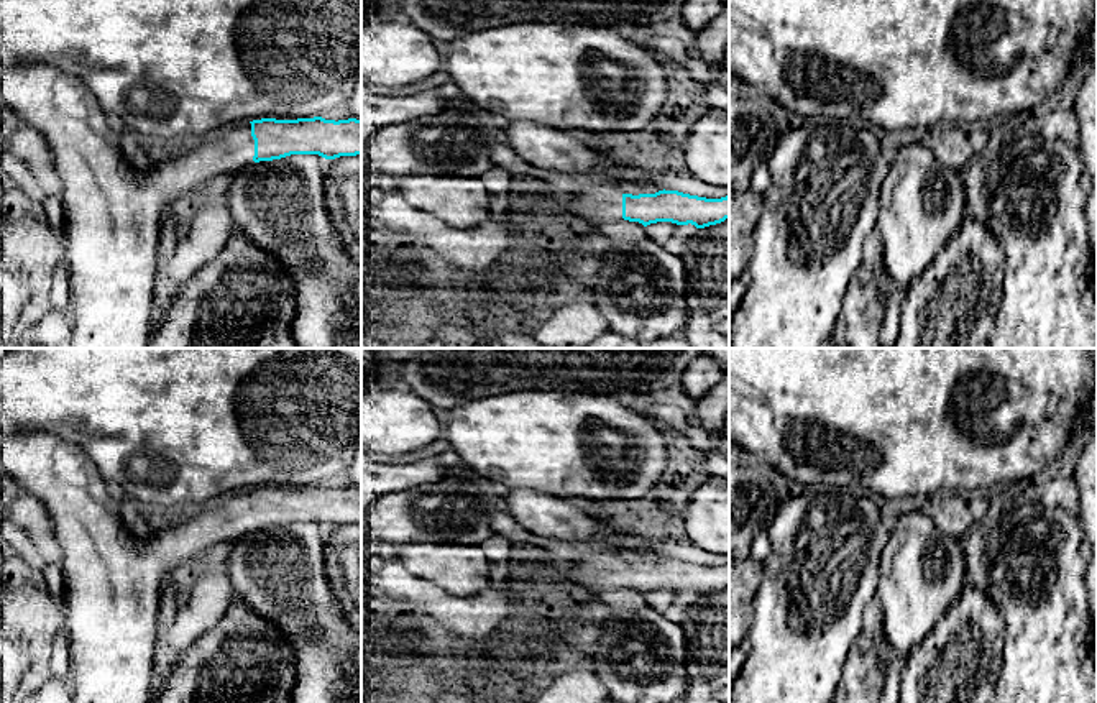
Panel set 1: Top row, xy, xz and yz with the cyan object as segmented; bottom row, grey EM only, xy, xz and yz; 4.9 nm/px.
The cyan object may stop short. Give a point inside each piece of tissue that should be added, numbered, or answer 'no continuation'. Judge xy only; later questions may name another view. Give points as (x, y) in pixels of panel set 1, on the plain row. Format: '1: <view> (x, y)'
1: xy (114, 580)

